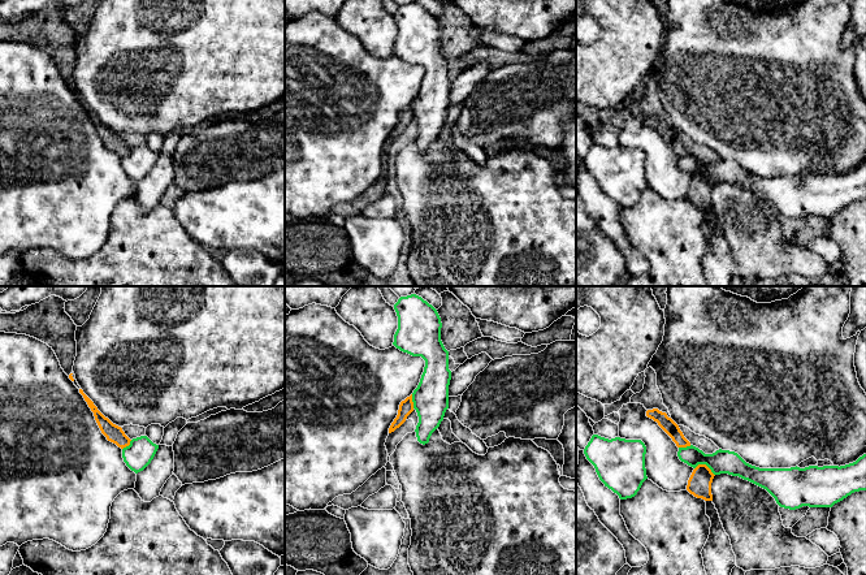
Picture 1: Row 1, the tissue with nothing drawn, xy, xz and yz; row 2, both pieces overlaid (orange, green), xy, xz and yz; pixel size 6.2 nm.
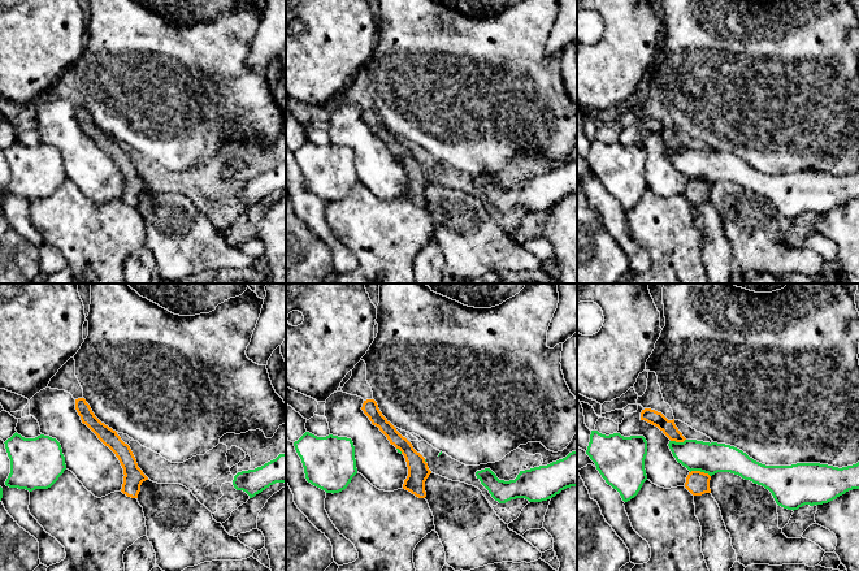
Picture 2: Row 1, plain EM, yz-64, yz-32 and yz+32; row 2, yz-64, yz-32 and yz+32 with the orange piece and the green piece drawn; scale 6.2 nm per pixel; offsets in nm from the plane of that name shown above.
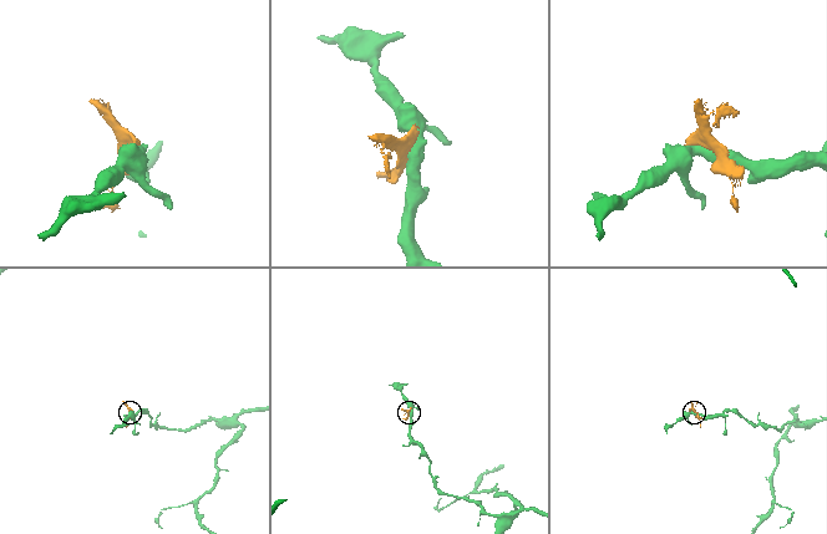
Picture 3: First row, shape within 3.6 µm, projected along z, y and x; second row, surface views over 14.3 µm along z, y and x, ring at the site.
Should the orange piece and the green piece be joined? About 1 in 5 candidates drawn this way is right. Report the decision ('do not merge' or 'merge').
do not merge

